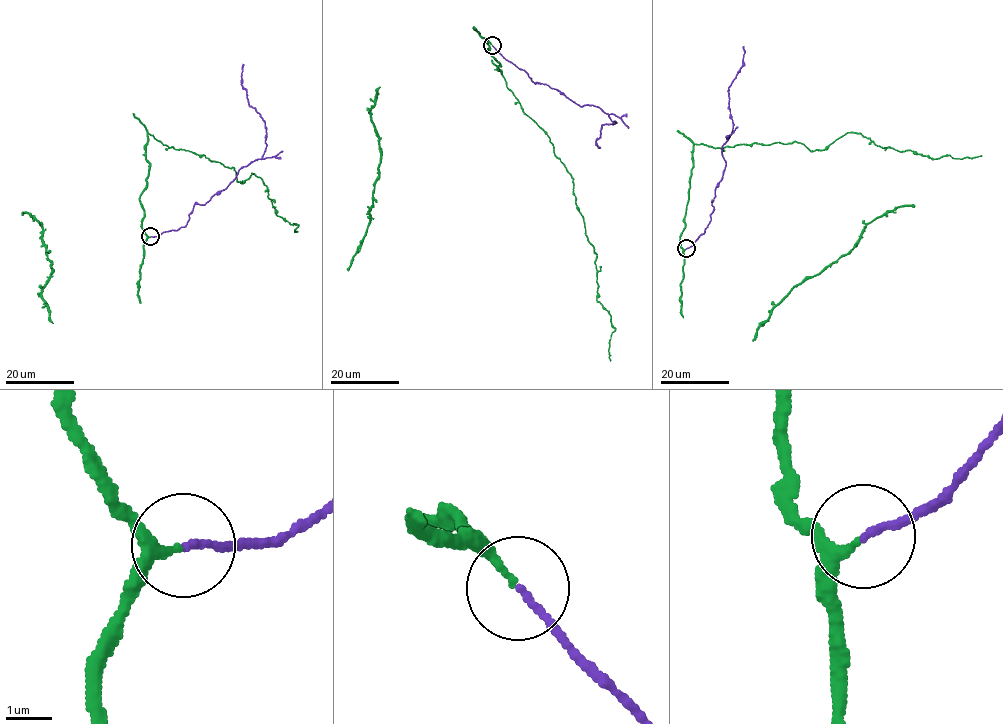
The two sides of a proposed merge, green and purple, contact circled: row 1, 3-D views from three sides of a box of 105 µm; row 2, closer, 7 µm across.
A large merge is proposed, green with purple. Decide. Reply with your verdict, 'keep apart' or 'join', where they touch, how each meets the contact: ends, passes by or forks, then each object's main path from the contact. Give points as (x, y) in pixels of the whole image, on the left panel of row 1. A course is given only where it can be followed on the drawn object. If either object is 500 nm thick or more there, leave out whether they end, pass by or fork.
join; place (150, 236); green ends; purple ends; course green (150, 237), (139, 195), (149, 133), (234, 168), (240, 183), (255, 175), (297, 232); course purple (150, 237), (186, 224), (195, 204), (204, 204), (265, 152), (265, 121), (241, 82), (244, 64)

